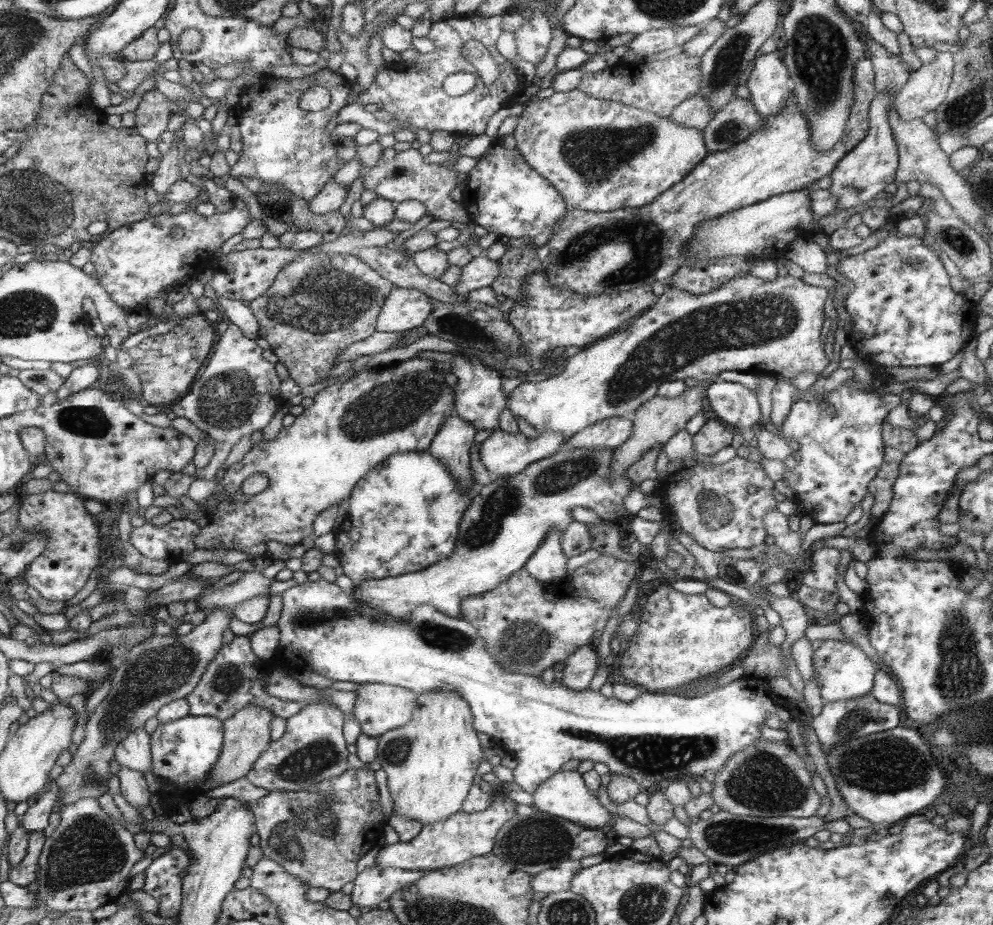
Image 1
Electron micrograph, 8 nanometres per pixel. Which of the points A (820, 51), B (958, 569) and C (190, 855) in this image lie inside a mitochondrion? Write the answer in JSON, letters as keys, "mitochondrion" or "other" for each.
{"A":"mitochondrion","B":"other","C":"other"}

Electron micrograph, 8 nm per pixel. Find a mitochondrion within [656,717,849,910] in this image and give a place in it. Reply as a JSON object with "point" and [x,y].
{"point":[763,782]}

